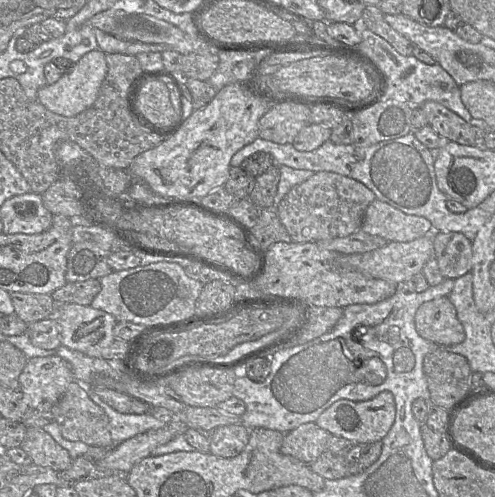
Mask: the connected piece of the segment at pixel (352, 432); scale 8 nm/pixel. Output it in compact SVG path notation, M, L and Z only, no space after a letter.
M384 391L367 401L338 400L320 414L316 424L333 436L346 438L356 445L369 445L384 439L395 418L396 406L393 394Z

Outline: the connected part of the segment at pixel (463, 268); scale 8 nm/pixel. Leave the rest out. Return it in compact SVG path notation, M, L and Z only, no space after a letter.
M459 232L432 233L434 255L445 279L457 279L473 266L473 242Z

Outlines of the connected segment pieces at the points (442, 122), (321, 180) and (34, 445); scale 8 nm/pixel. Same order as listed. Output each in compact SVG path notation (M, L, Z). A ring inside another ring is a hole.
M427 101L421 106L429 125L443 138L461 145L478 145L473 126L440 103Z
M321 171L294 186L276 207L276 212L292 242L316 243L346 237L360 230L366 210L375 199L375 194L361 182Z
M26 427L27 431L20 447L31 458L32 463L49 467L57 472L66 470L73 462L66 449L60 446L41 427Z

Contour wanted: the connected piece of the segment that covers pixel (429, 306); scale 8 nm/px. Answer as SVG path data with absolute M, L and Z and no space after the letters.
M448 296L423 303L417 310L415 326L418 334L440 346L452 346L465 340L465 331Z

